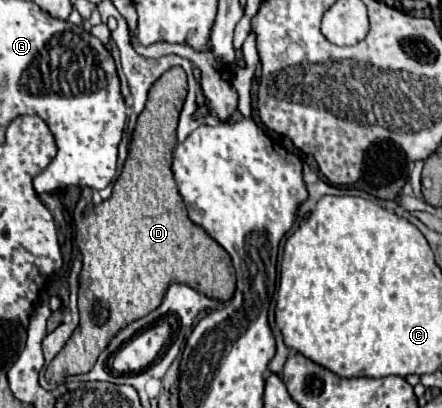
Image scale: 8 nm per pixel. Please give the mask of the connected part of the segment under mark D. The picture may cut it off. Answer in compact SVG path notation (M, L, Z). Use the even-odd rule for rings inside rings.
M170 68L152 84L112 196L100 206L87 204L75 222L75 242L82 252L80 324L64 350L46 367L45 377L52 383L61 384L69 375L90 372L100 352L124 326L160 306L172 282L192 286L220 302L228 302L234 296L236 276L232 260L204 228L188 218L170 168L178 116L186 94L188 82L182 68Z

